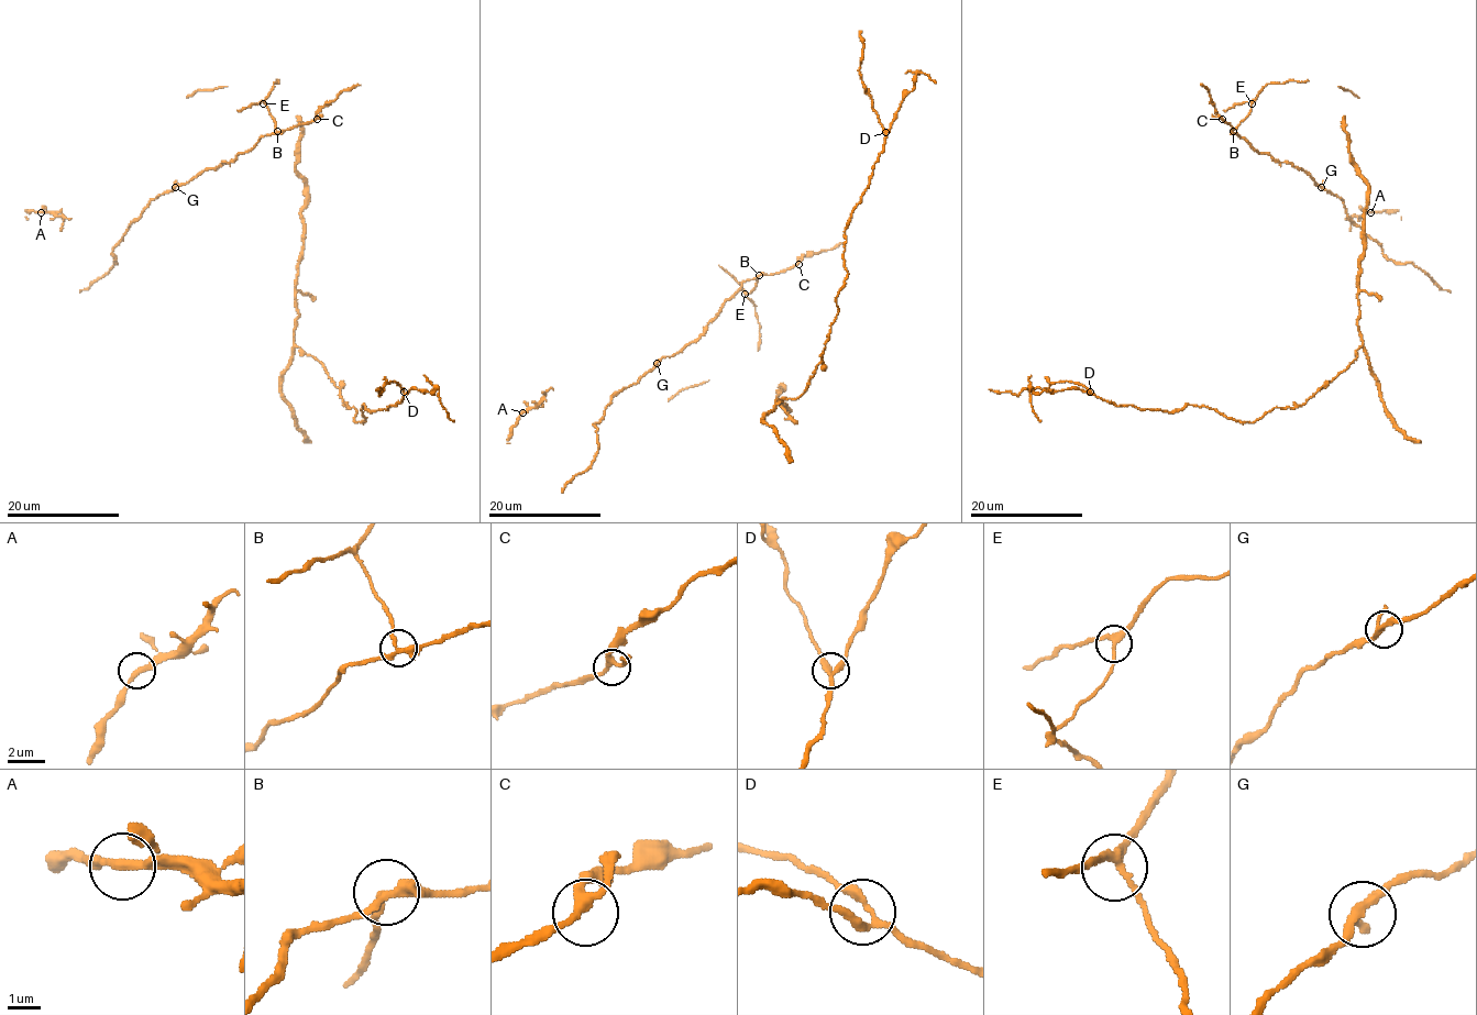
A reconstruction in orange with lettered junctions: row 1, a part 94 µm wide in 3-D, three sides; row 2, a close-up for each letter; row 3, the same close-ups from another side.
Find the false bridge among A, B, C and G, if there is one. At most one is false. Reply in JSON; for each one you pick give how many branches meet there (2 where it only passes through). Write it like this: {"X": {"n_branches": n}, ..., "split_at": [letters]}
{"B": {"n_branches": 3}, "split_at": ["B"]}

